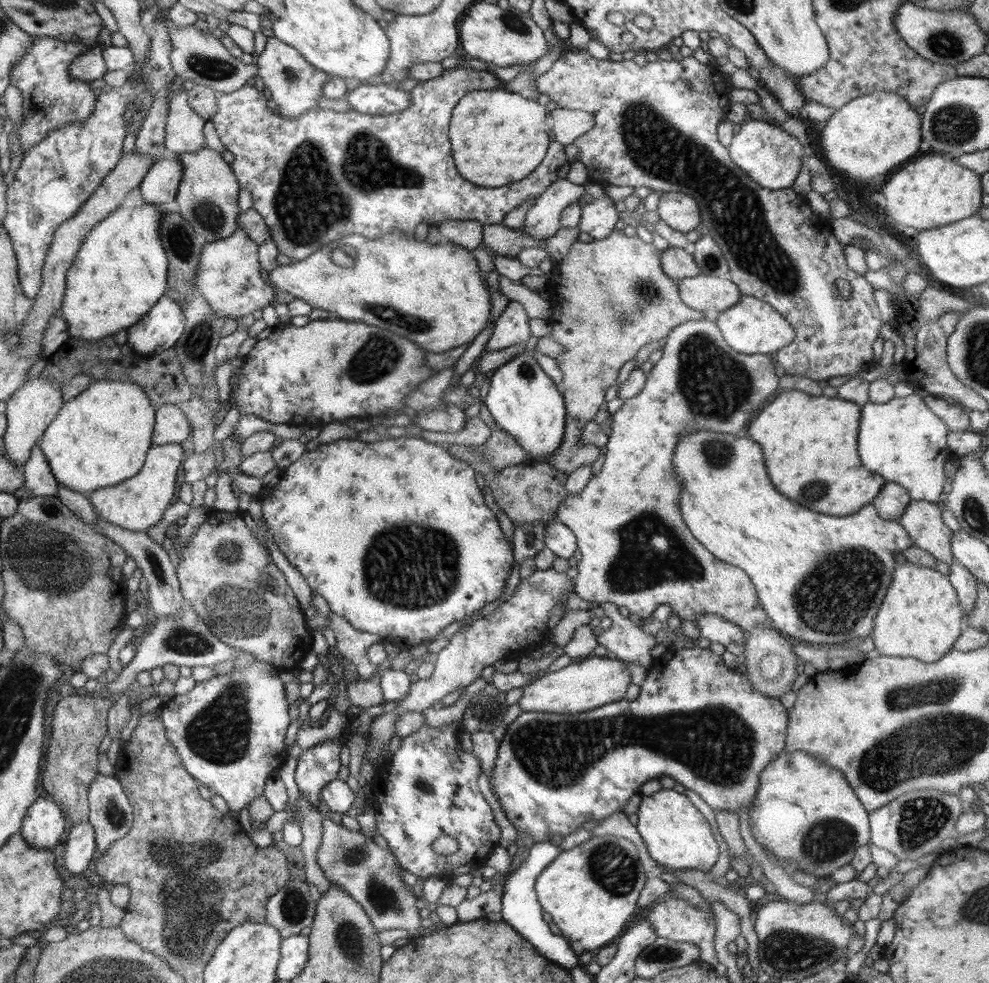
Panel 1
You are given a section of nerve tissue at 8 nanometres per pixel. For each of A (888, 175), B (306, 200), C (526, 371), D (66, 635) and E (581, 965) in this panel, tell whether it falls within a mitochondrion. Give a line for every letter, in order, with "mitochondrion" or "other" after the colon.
A: other
B: mitochondrion
C: mitochondrion
D: other
E: other

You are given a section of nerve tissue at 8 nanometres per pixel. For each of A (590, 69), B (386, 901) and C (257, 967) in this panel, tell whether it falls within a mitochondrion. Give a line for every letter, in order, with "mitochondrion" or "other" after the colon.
A: other
B: mitochondrion
C: other

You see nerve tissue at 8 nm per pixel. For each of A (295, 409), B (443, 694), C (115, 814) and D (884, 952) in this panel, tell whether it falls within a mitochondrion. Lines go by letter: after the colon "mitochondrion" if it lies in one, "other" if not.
A: other
B: other
C: mitochondrion
D: other

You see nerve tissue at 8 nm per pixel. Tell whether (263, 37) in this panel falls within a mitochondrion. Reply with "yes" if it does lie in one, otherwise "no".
no

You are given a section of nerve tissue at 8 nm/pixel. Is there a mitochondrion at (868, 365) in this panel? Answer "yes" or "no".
no

